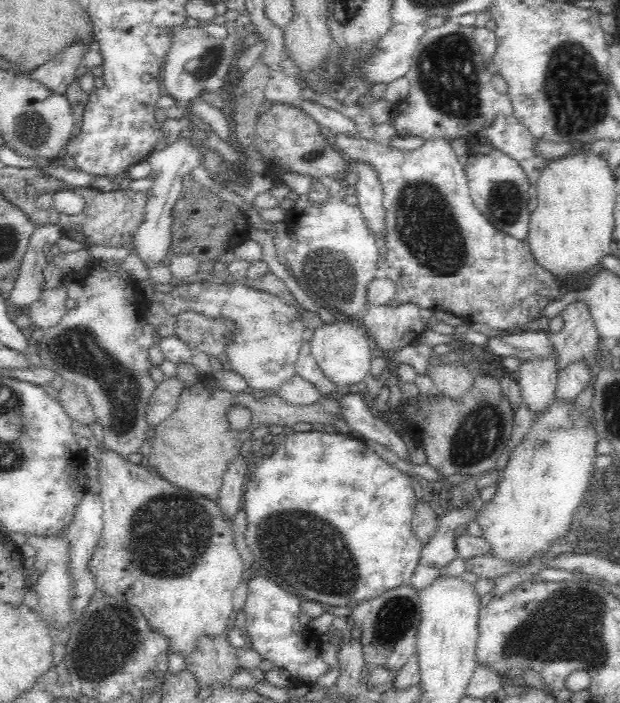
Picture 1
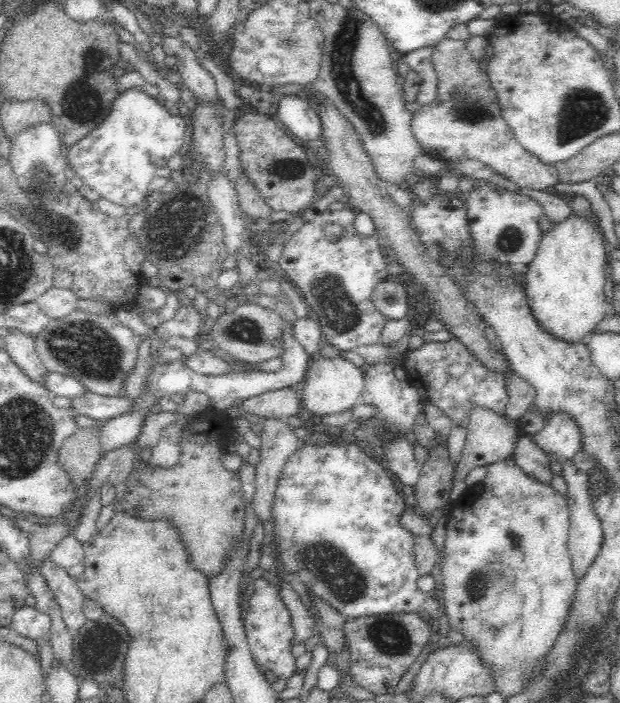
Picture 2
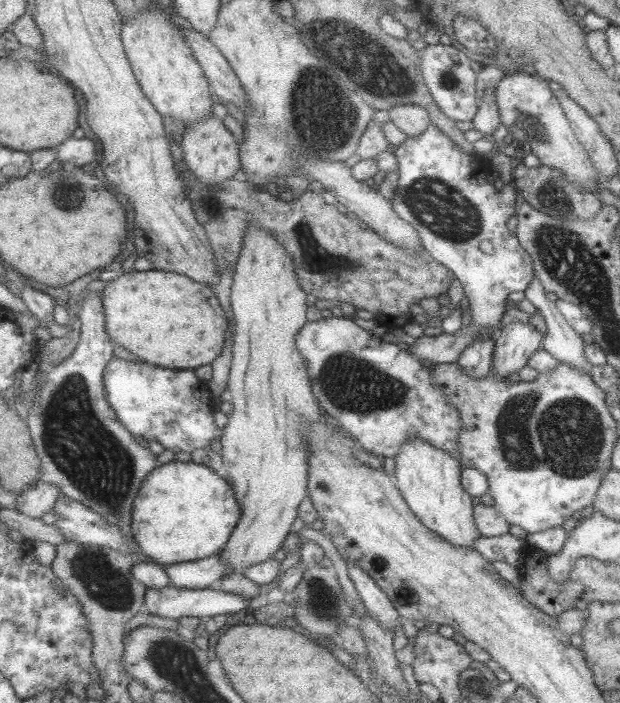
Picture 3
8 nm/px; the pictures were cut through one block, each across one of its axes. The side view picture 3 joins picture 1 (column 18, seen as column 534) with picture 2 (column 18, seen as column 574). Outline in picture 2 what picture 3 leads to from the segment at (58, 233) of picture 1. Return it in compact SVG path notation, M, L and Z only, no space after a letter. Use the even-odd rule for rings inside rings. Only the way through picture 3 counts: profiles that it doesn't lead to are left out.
M9 329L9 334L4 339L6 341L5 350L13 362L20 367L20 371L26 373L28 378L40 383L42 387L46 387L47 390L45 378L49 370L34 350L35 340L18 329Z

